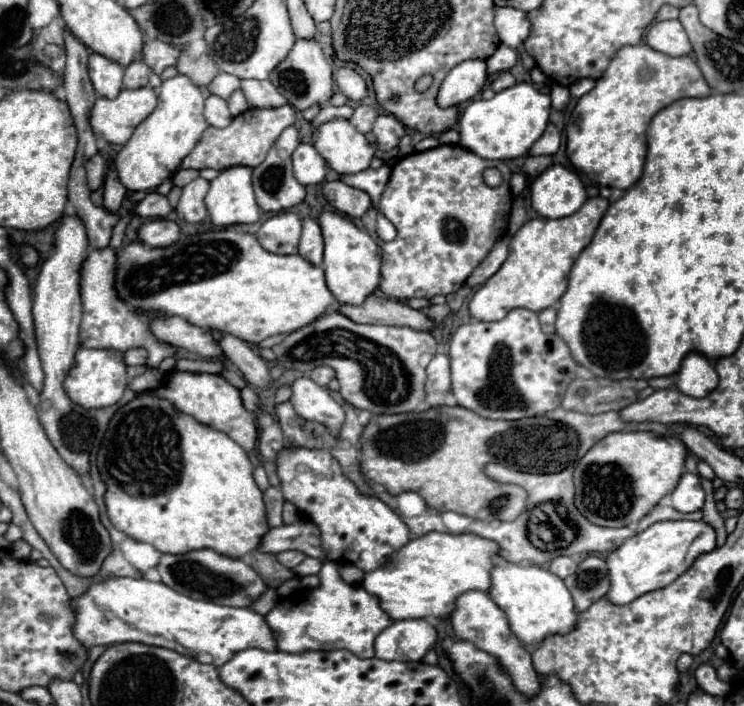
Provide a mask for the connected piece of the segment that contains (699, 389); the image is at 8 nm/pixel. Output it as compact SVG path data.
M688 353L678 371L678 389L690 397L706 397L718 385L712 361L702 353Z

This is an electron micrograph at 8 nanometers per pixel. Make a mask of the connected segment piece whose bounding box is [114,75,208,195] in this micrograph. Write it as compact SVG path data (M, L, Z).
M176 75L162 81L156 109L136 127L130 141L116 155L114 165L122 185L128 191L156 189L160 195L168 195L173 188L172 173L178 169L182 159L194 149L202 131L208 127L202 115L204 97L200 89L186 79L186 75Z

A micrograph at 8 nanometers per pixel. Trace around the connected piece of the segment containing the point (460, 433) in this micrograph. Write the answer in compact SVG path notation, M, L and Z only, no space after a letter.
M438 407L424 413L378 415L364 427L360 445L362 473L392 495L414 491L436 511L514 521L526 509L526 491L486 477L486 463L504 463L530 473L564 471L576 461L578 435L566 423L548 417L492 421L464 407Z

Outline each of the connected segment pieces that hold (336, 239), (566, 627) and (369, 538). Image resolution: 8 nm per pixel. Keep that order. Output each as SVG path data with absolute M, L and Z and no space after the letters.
M322 211L316 217L322 237L324 237L324 273L326 285L338 303L358 305L366 295L374 293L380 283L380 247L376 241L360 227L356 227L348 217L336 211Z
M502 563L490 571L490 599L504 611L510 629L524 645L538 645L546 635L568 633L576 627L576 611L564 581L544 567Z
M284 447L276 457L276 473L284 501L296 505L320 529L322 549L328 561L342 559L368 573L378 569L390 553L410 541L404 521L378 497L362 495L326 449Z

